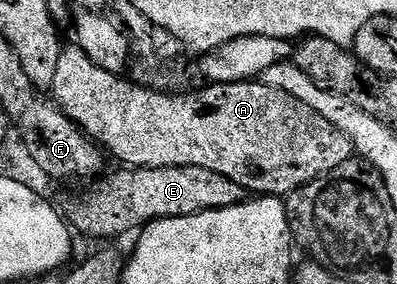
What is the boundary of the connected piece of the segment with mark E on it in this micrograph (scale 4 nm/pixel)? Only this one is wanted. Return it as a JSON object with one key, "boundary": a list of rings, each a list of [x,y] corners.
{"boundary":[[[119,167],[112,177],[106,177],[96,180],[87,201],[77,202],[71,217],[69,213],[70,224],[87,237],[119,237],[130,229],[142,230],[150,221],[242,205],[249,197],[241,183],[233,183],[233,179],[205,167]]]}

